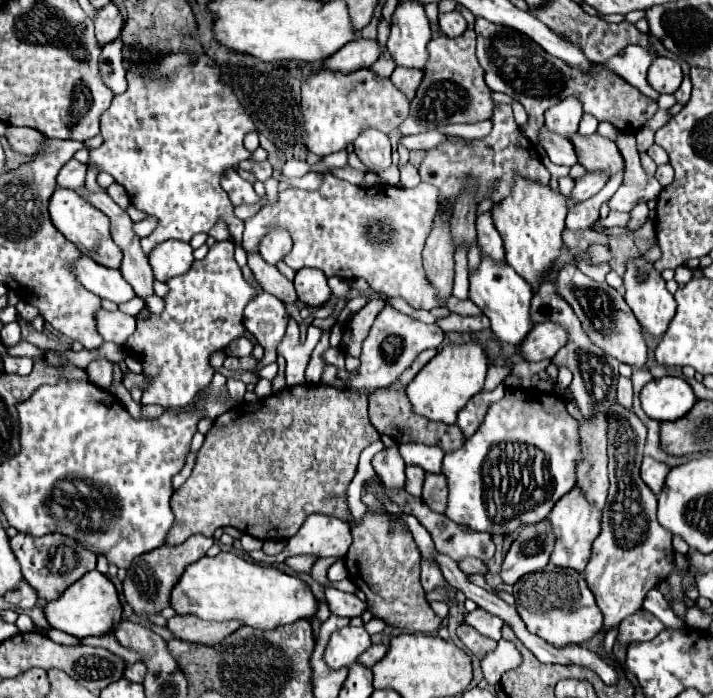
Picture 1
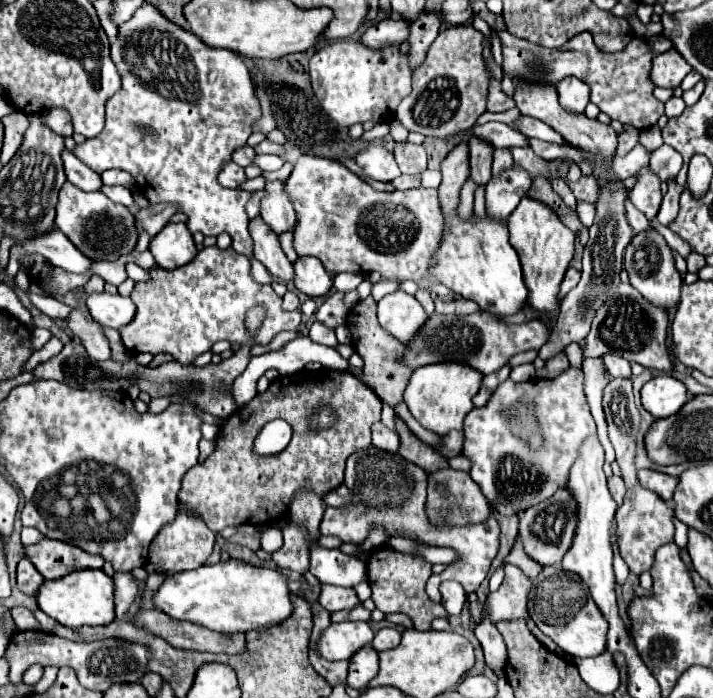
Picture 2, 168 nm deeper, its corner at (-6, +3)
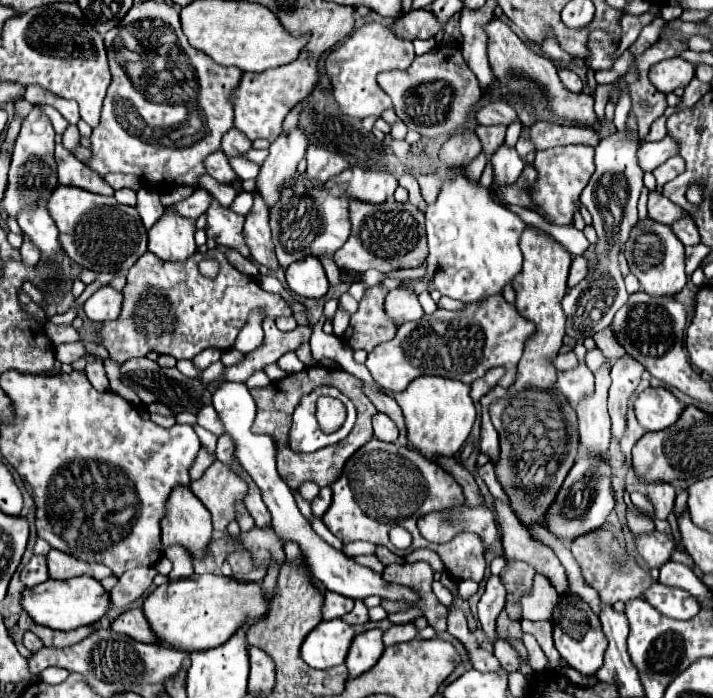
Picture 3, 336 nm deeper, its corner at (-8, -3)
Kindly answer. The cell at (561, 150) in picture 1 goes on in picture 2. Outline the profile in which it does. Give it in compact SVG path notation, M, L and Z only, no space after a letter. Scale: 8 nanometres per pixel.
M520 115L516 121L514 121L516 129L522 131L524 135L528 137L536 137L536 139L542 139L542 141L550 141L550 143L564 143L562 135L556 133L552 127L548 127L546 123L542 123L540 119L534 119L534 117L528 117L528 115Z

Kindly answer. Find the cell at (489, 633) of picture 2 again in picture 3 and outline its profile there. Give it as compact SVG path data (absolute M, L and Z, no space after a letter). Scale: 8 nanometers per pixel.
M492 575L486 581L486 591L478 603L478 621L488 637L488 641L494 645L496 643L496 619L500 615L500 611L504 609L506 603L506 589L500 581L500 577Z

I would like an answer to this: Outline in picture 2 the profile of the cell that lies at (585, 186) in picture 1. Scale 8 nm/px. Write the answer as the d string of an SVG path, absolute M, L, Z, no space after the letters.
M636 145L636 149L632 149L626 157L616 157L612 167L608 169L612 175L620 177L620 179L626 179L626 177L632 177L636 175L640 169L648 167L648 161L650 161L650 151L642 145Z

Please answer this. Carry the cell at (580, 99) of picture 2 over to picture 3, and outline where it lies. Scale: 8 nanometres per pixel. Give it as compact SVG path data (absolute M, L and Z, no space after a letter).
M562 69L562 71L558 71L558 73L560 73L560 79L562 79L564 87L566 87L570 93L582 93L584 83L580 81L580 77L578 77L574 71L570 71L570 69Z

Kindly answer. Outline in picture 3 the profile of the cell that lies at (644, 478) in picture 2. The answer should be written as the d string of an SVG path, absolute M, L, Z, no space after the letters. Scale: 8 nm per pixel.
M636 483L630 489L644 493L652 501L658 519L666 519L672 513L676 491L670 483Z

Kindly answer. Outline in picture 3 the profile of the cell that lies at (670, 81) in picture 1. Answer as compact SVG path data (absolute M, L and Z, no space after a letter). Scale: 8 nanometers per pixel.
M664 59L650 69L650 81L662 93L670 93L678 87L686 87L694 79L694 65L680 59Z

